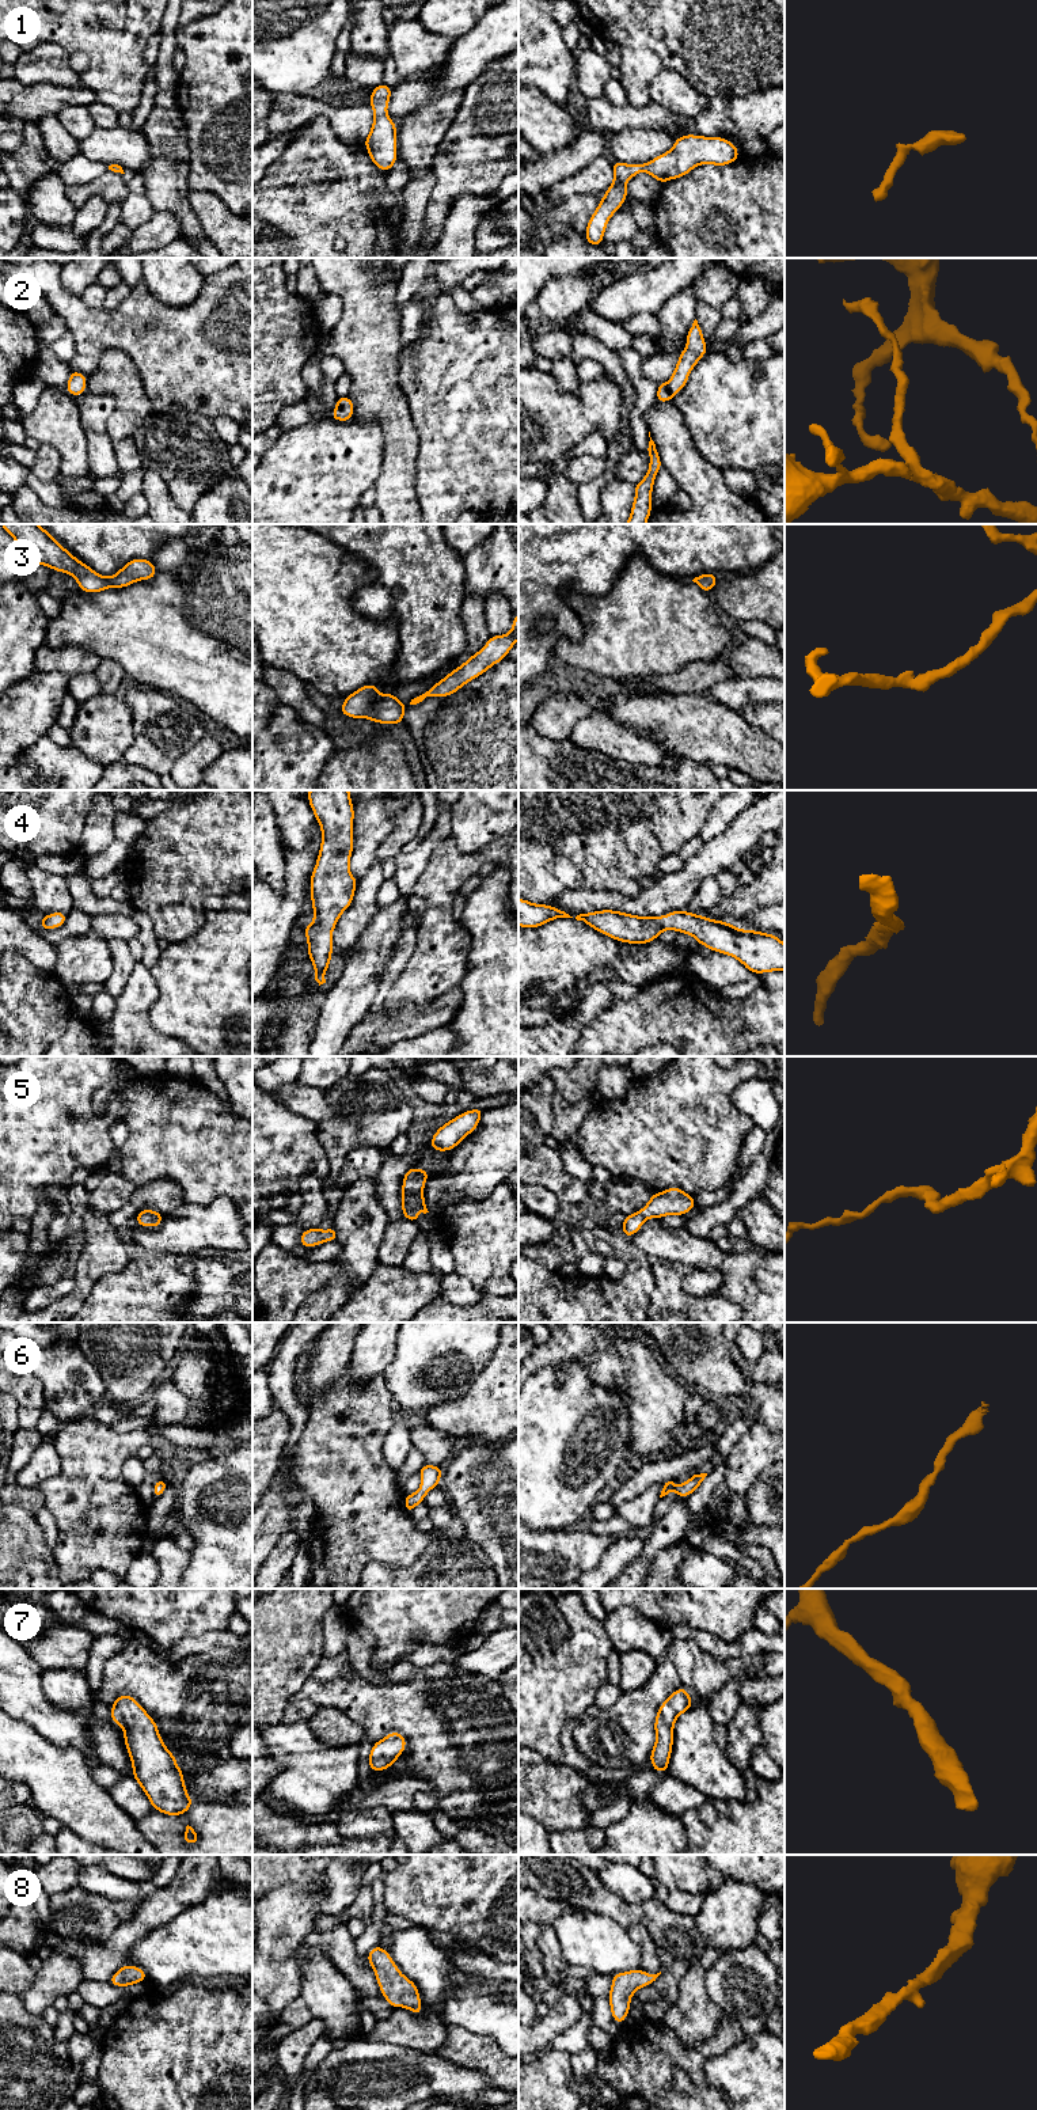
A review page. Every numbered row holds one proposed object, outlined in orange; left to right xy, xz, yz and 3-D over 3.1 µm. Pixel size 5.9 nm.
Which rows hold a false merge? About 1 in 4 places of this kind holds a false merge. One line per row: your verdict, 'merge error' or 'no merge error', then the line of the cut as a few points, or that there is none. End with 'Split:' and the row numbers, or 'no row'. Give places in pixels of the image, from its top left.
1: no merge error; cut none
2: no merge error; cut none
3: no merge error; cut none
4: no merge error; cut none
5: no merge error; cut none
6: no merge error; cut none
7: no merge error; cut none
8: no merge error; cut none
Split: no row

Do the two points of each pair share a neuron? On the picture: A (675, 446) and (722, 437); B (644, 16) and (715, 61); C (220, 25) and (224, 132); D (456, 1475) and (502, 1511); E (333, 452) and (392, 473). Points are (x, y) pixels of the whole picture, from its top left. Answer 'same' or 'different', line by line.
A: different
B: same
C: same
D: same
E: different

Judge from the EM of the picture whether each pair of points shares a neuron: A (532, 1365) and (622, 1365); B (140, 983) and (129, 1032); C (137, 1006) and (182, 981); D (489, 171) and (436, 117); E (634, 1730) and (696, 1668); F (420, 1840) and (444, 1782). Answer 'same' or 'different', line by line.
A: same
B: same
C: different
D: different
E: same
F: different

